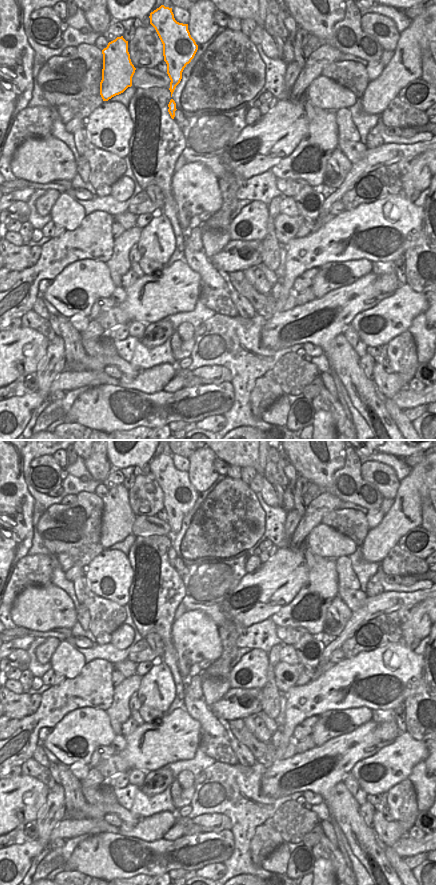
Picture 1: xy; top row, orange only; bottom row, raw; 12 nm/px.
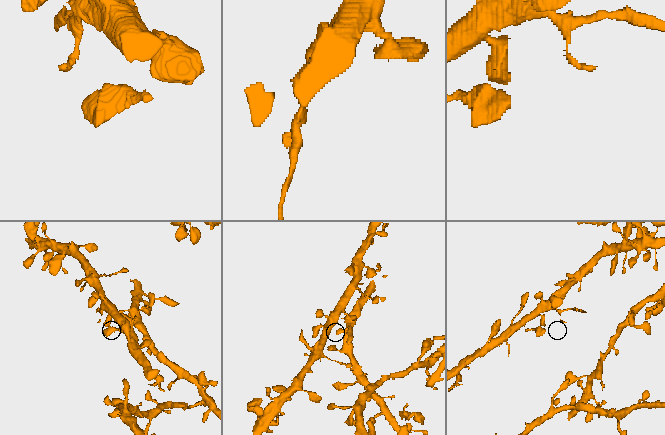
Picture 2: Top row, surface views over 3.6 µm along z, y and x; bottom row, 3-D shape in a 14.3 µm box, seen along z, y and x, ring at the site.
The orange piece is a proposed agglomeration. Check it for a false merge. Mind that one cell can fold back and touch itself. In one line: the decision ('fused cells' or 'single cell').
fused cells

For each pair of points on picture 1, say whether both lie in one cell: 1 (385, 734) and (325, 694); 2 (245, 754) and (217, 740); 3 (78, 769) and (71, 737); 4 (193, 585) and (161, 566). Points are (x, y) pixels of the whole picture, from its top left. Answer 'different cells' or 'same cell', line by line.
1: different cells
2: different cells
3: different cells
4: different cells

